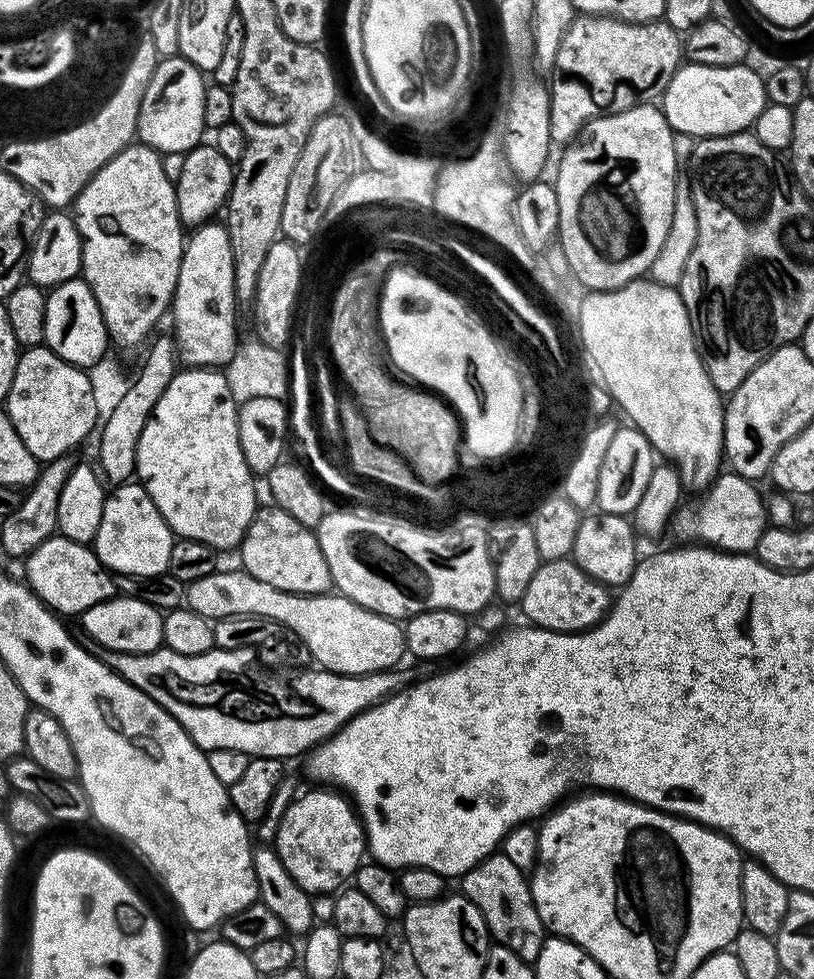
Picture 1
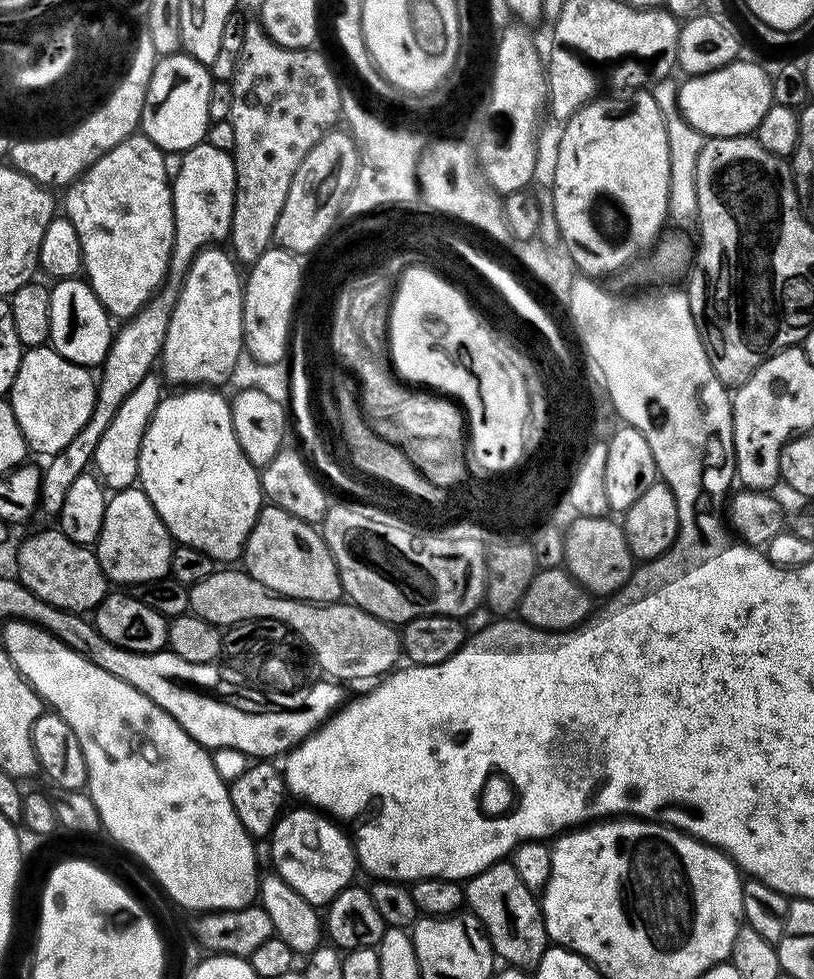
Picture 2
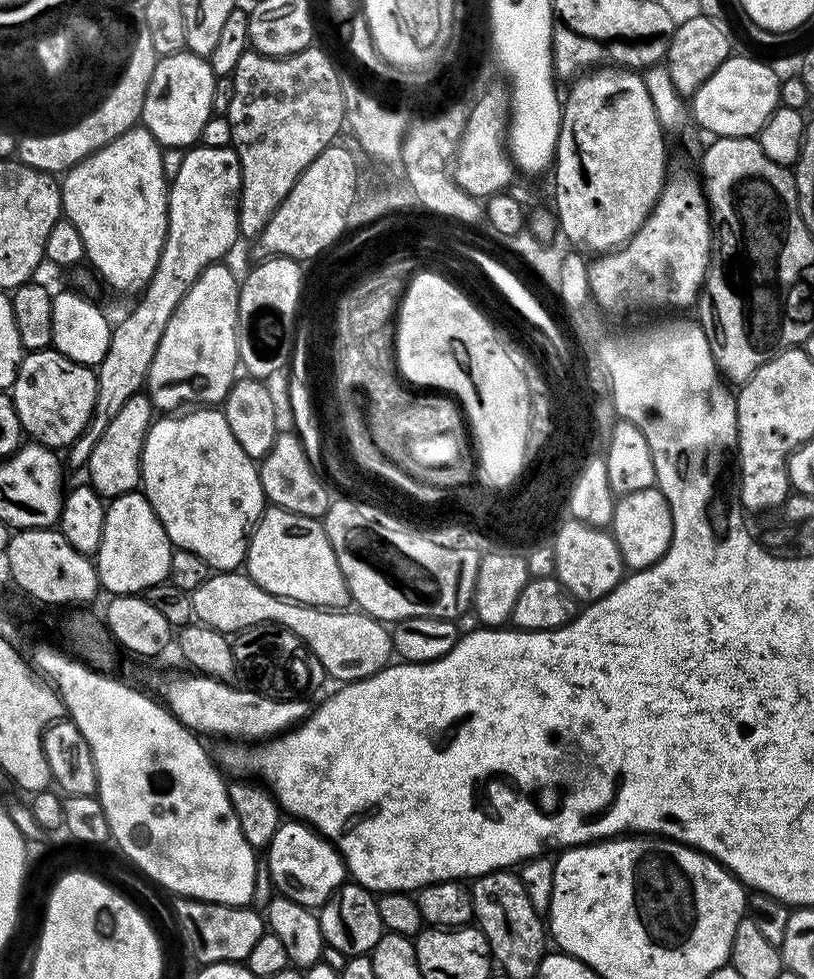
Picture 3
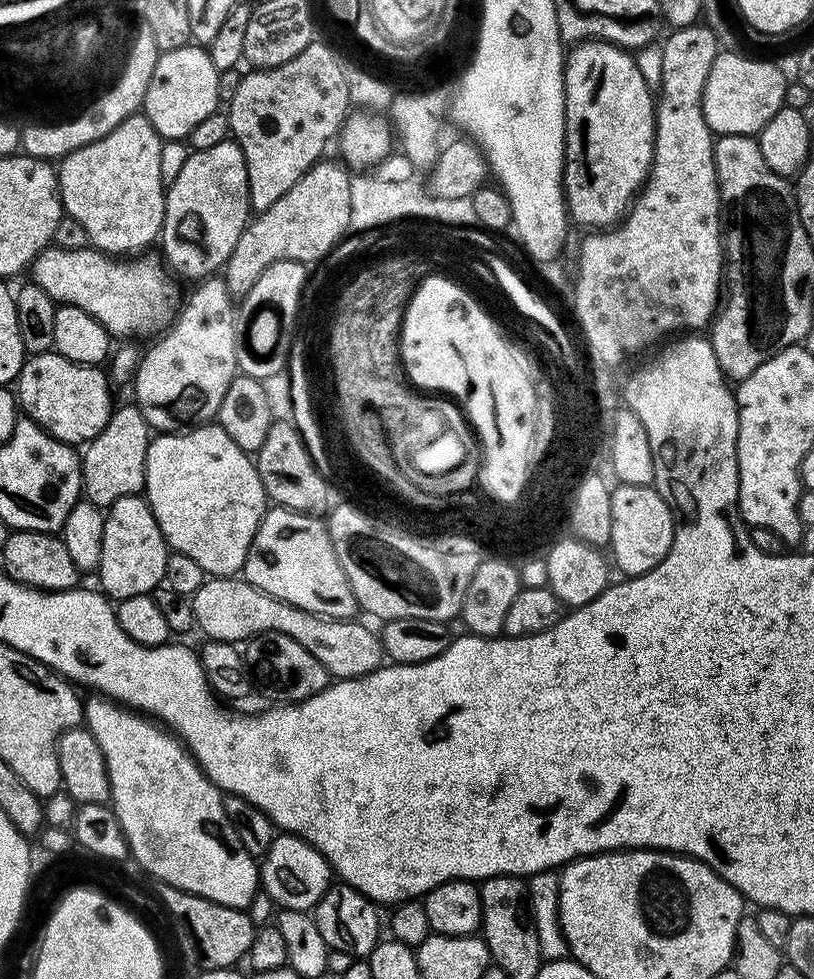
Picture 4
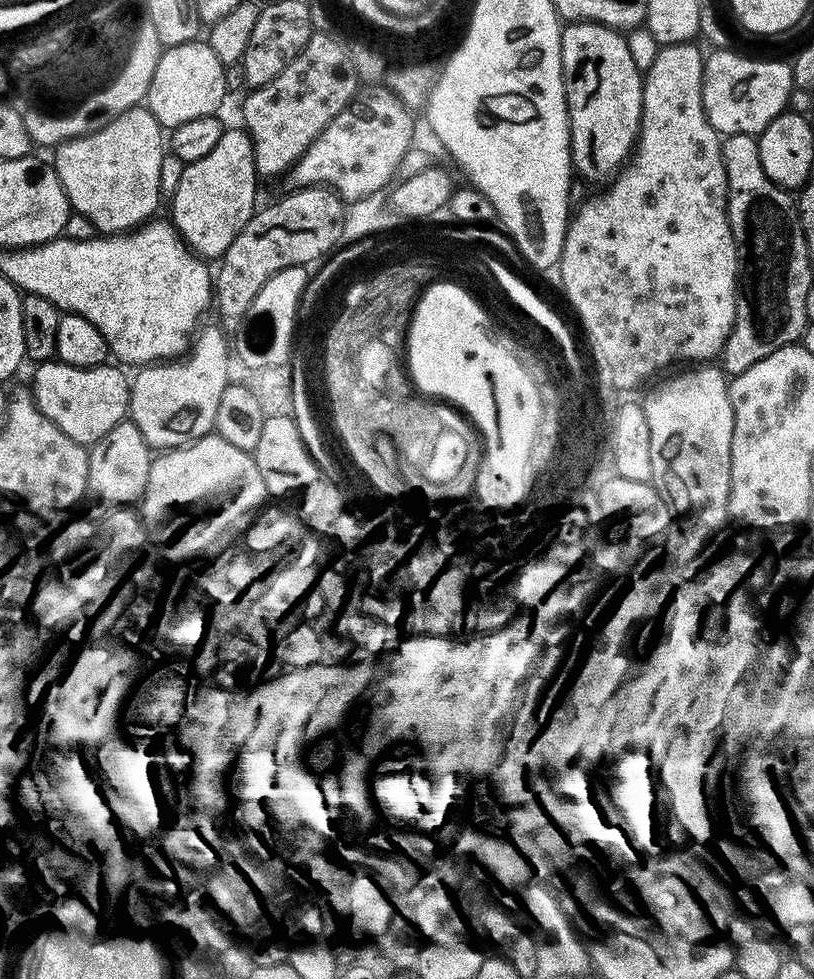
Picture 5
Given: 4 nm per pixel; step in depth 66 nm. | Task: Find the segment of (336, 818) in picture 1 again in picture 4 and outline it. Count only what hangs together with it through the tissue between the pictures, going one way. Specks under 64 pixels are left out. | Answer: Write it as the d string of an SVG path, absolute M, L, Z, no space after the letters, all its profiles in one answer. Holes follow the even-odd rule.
M277 835L276 841L258 864L258 884L263 895L265 892L274 903L280 904L276 906L281 909L311 913L328 892L333 880L334 873L326 857L301 836Z

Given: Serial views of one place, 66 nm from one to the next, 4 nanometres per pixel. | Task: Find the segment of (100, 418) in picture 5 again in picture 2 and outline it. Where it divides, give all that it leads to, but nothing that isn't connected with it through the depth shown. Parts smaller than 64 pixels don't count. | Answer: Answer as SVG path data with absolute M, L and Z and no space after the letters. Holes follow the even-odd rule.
M50 346L29 348L21 355L18 374L14 374L12 390L6 399L12 405L14 418L18 418L18 426L33 453L41 452L41 457L44 458L54 455L73 440L74 434L78 434L78 430L82 430L86 422L90 422L90 414L96 401L97 381L88 372L91 371L85 365L62 358L62 354L58 354Z

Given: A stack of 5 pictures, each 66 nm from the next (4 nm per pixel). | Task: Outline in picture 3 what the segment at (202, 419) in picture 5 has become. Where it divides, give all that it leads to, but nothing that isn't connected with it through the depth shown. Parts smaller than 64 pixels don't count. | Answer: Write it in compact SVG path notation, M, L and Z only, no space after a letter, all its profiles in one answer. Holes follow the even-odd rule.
M221 262L219 264L212 264L207 268L206 270L202 270L202 274L198 279L194 282L194 286L190 286L190 290L184 297L182 298L182 302L180 303L179 306L174 310L174 314L170 318L170 322L166 322L166 330L162 334L162 342L158 342L158 350L154 350L154 362L150 362L150 370L148 371L148 379L146 381L146 395L149 400L152 402L152 407L153 409L159 410L161 408L161 413L164 414L172 414L175 413L177 410L183 409L185 406L183 404L188 404L191 402L191 400L197 400L195 403L200 406L220 406L223 405L225 398L228 396L228 391L232 388L232 385L236 383L238 379L238 373L236 373L236 370L238 372L238 365L240 364L240 356L239 356L239 346L238 346L238 336L237 336L237 328L239 326L239 294L240 294L240 286L241 286L241 281L238 279L238 276L236 278L235 274L231 272L230 269L227 268L227 263Z

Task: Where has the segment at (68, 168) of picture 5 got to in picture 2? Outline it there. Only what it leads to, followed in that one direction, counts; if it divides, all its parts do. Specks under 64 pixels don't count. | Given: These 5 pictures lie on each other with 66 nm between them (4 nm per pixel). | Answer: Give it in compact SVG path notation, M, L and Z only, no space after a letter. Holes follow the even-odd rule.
M133 134L128 139L123 140L114 150L102 154L98 162L91 164L84 175L79 180L75 180L70 187L63 193L62 212L74 224L78 234L78 242L81 243L81 258L83 260L82 272L88 281L88 285L94 290L94 294L102 302L102 306L108 311L109 317L123 322L138 315L148 304L148 301L160 291L165 283L168 274L168 263L172 261L172 243L174 242L174 210L172 209L172 185L170 183L170 168L164 165L166 160L165 153L150 138L142 134Z

